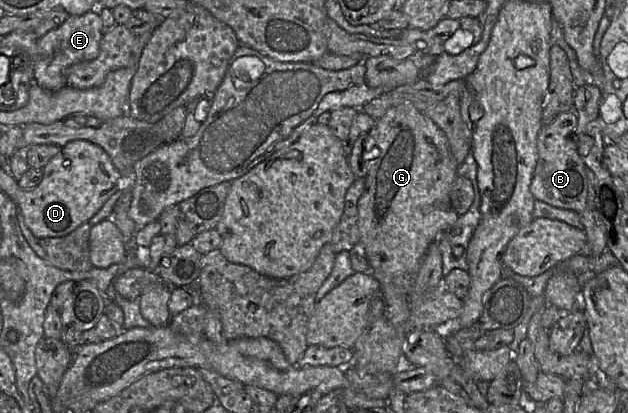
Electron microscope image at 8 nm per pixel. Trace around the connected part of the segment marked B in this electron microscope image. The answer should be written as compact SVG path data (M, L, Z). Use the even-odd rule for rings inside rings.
M574 108L559 114L551 124L542 126L537 140L538 159L532 177L530 191L536 200L551 206L572 210L579 214L592 255L598 256L607 249L606 228L596 209L587 207L588 180L585 163L580 157L573 132L578 118Z

